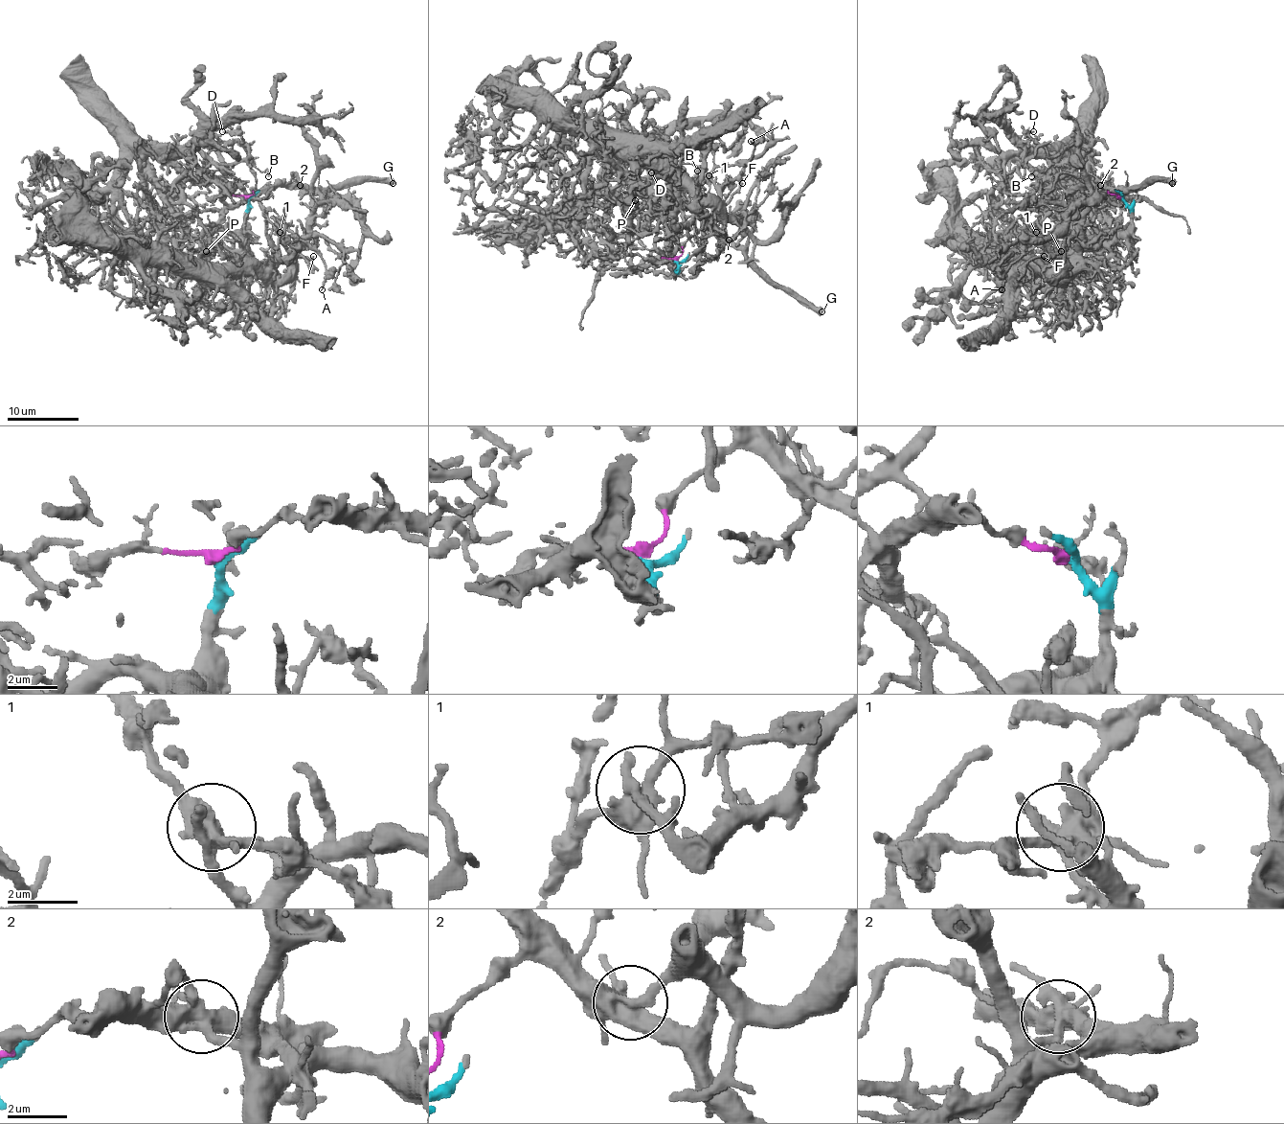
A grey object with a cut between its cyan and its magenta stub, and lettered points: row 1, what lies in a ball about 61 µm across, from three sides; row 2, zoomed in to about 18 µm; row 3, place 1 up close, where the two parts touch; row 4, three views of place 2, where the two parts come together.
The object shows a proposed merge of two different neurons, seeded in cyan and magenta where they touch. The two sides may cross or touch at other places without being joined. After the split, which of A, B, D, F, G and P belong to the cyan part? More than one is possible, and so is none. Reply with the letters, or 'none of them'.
F, P

